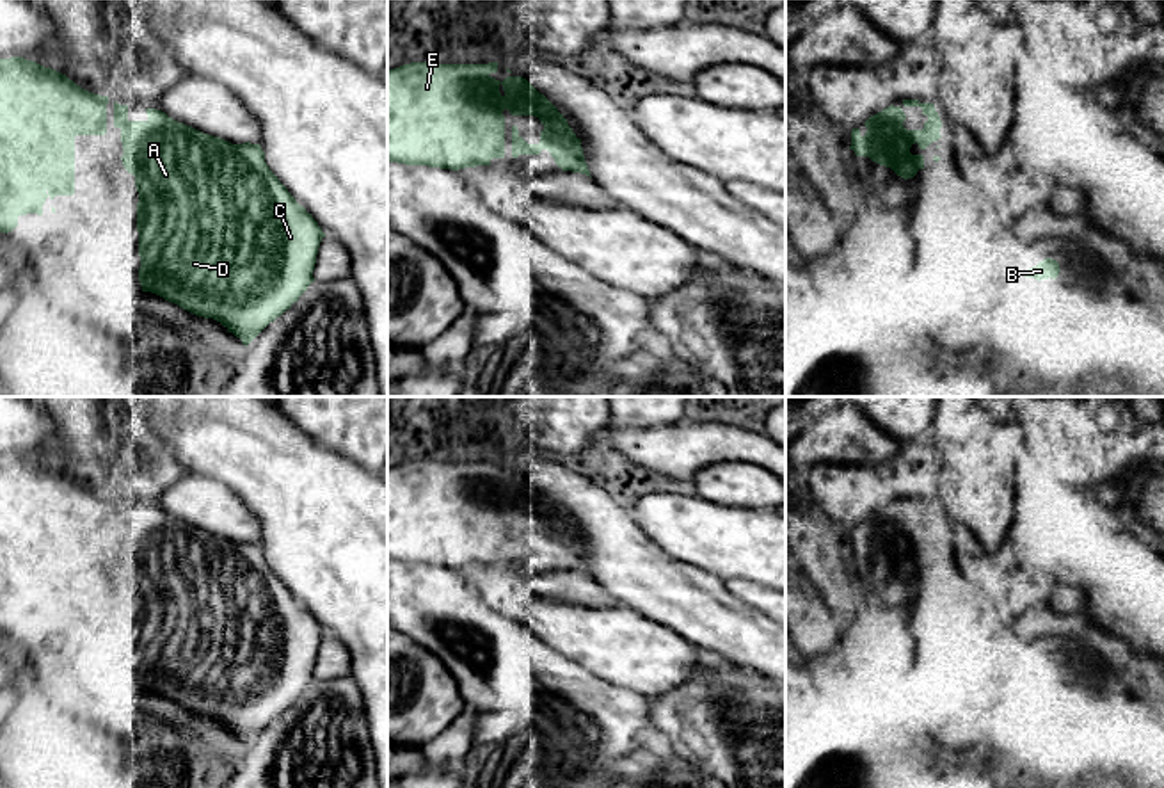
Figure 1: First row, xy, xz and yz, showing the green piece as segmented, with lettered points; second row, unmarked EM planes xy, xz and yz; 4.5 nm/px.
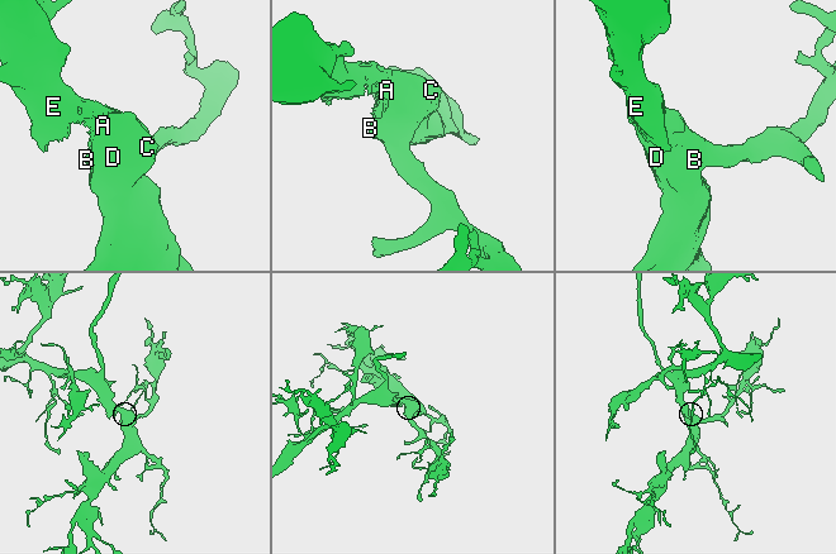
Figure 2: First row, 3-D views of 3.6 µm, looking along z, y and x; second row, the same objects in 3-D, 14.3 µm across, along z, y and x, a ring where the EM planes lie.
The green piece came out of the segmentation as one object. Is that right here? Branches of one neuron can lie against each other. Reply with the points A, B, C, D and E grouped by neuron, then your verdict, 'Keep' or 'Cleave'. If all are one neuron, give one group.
Groups: A B C D E. Keep

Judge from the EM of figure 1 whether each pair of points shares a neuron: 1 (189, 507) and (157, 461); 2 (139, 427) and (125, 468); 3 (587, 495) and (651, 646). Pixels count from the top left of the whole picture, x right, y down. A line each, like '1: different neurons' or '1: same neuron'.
1: different neurons
2: same neuron
3: different neurons

